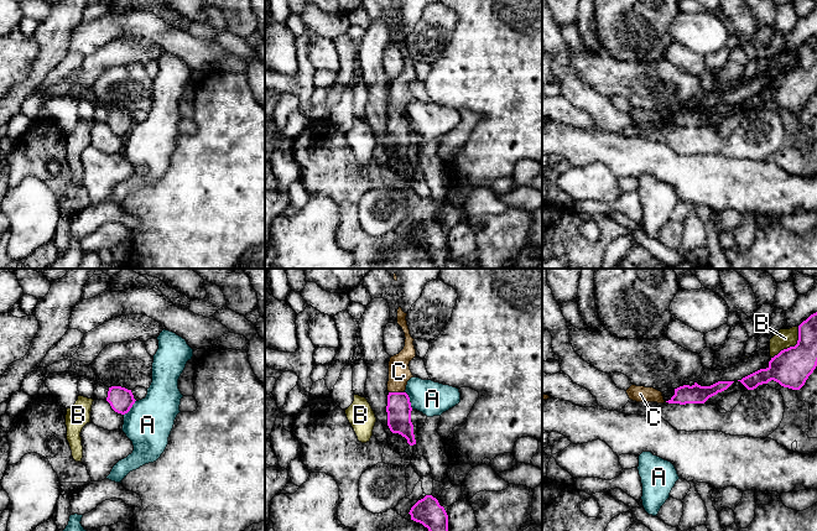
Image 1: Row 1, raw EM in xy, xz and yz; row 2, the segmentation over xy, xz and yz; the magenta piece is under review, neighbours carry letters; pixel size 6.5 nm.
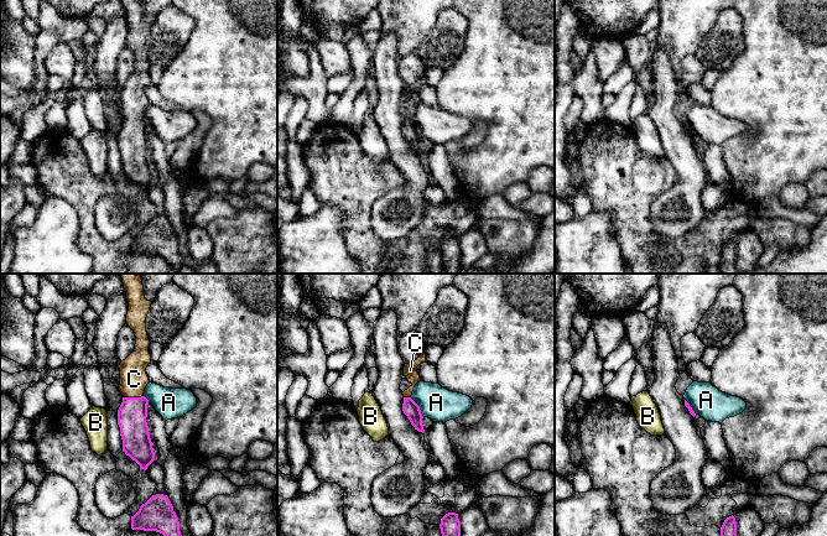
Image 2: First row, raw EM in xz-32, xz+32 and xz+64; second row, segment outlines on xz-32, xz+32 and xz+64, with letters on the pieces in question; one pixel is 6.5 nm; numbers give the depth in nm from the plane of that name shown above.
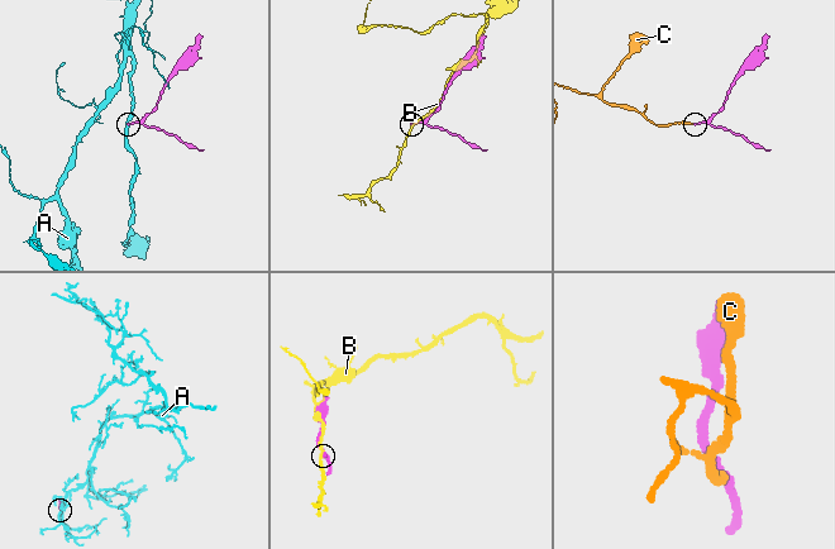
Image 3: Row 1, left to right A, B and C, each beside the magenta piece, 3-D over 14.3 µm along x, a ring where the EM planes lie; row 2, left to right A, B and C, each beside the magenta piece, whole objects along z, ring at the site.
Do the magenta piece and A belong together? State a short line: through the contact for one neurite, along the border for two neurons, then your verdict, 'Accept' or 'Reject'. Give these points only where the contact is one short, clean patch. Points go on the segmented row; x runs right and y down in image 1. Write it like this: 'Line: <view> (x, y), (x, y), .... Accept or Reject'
Line: xz (405, 391), (412, 409). Reject

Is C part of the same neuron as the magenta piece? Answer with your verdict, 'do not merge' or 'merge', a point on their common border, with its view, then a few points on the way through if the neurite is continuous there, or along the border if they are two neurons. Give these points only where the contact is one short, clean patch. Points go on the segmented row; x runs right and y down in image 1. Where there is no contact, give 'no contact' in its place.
merge; contact xz (396, 392); way xz (399, 409), (396, 392), (399, 371)

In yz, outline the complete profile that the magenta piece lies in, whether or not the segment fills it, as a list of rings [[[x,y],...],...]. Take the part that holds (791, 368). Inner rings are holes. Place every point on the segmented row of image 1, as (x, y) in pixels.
[[[817,312],[798,326],[795,347],[771,358],[766,369],[760,369],[740,381],[748,390],[774,380],[784,387],[800,390],[817,366]]]

